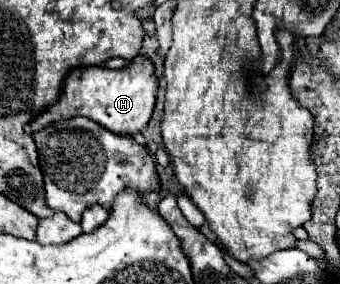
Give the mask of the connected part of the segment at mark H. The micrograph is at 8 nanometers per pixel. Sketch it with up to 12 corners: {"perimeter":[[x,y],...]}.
{"perimeter":[[133,66],[75,68],[59,102],[25,130],[75,116],[121,136],[145,132],[157,78]]}

